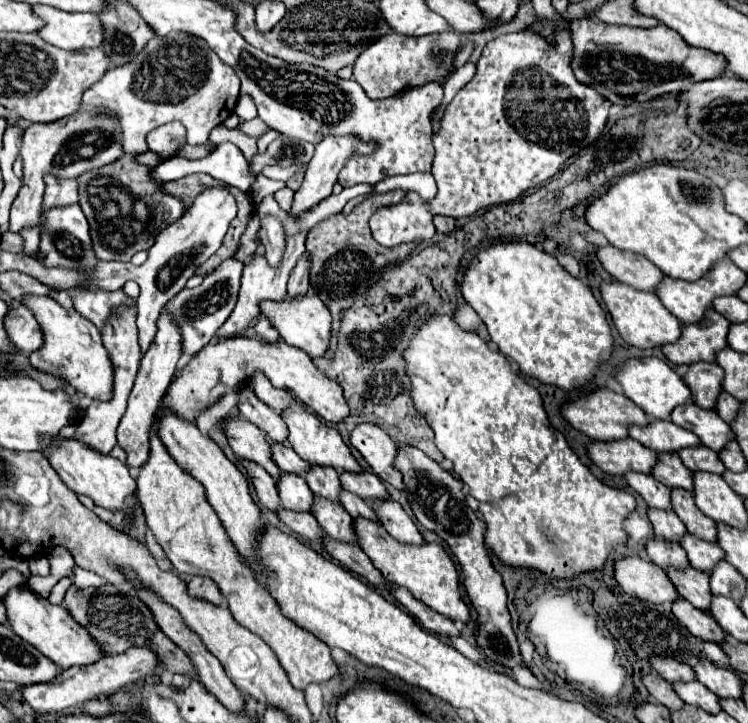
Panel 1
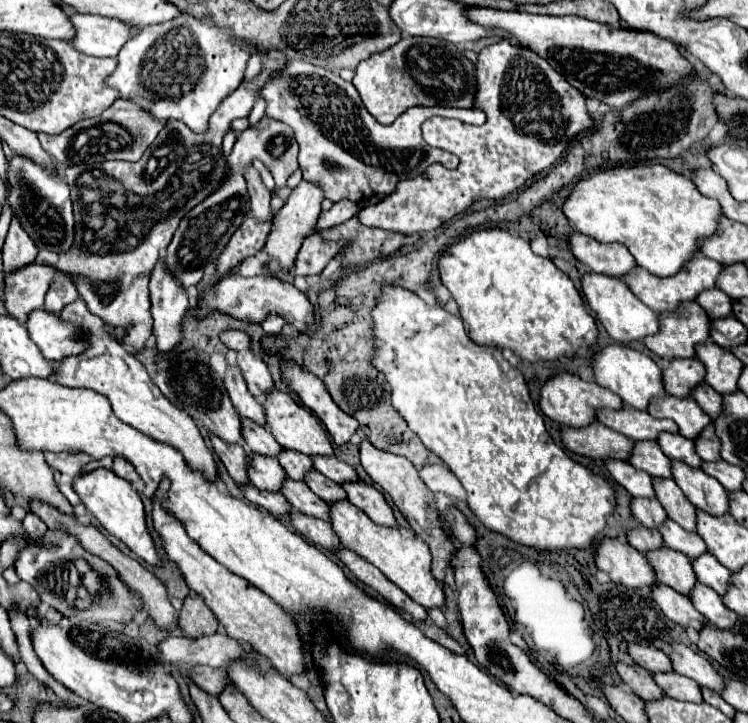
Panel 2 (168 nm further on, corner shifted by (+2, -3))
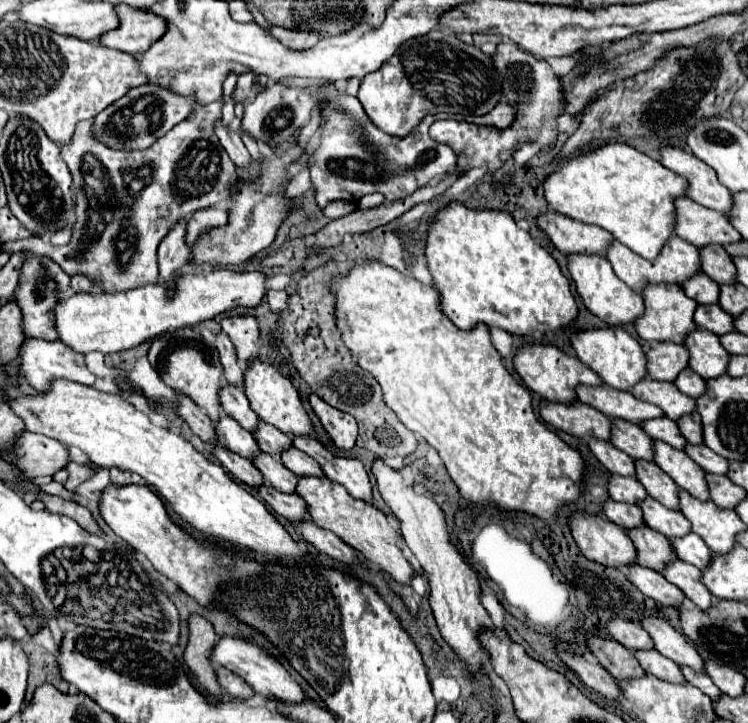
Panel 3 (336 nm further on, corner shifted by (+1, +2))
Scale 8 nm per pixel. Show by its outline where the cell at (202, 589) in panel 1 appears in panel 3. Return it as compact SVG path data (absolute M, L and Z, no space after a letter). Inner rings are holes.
M191 615L189 645L185 649L185 663L207 691L221 697L221 687L217 683L215 667L209 661L209 651L213 651L215 643L217 643L217 635L213 631L213 625L199 615Z

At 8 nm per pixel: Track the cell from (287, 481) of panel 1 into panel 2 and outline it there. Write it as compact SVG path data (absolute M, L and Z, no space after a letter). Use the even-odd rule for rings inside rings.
M254 454L250 462L248 476L256 488L266 490L266 492L280 492L286 478L284 468L280 468L280 462L276 458L258 456L258 454Z

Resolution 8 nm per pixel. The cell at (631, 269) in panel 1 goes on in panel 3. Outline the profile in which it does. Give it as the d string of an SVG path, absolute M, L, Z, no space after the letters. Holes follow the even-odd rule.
M547 211L537 217L537 227L545 233L545 237L563 253L595 253L605 255L613 235L595 225L585 225L581 221L573 221L555 211Z

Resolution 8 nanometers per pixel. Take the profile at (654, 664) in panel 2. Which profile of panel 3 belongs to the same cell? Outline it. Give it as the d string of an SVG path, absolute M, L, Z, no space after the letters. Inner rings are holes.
M613 617L613 621L609 621L607 625L611 637L615 641L619 641L623 647L627 647L629 651L633 649L653 649L653 641L649 637L649 633L633 621L625 621L623 617Z

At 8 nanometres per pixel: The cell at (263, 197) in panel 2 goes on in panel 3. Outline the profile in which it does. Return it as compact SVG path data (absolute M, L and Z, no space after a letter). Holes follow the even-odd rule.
M221 119L217 121L215 131L217 131L219 143L221 143L221 145L223 145L223 149L227 151L229 159L231 159L235 165L239 165L239 167L249 167L253 159L251 159L249 151L245 149L245 145L243 145L243 141L241 141L239 133L229 131L229 129L227 129L227 127L221 123Z

